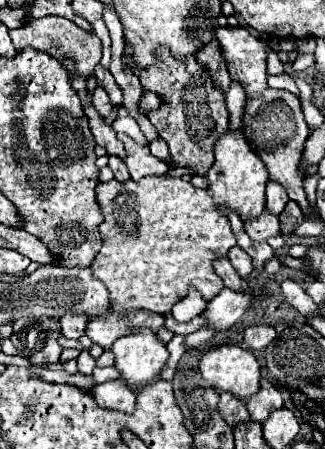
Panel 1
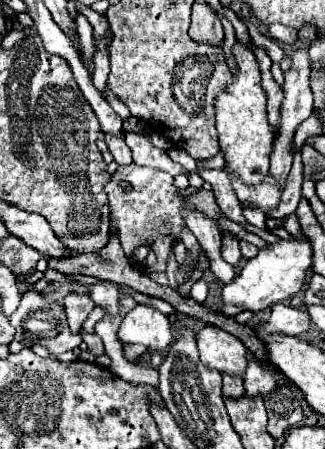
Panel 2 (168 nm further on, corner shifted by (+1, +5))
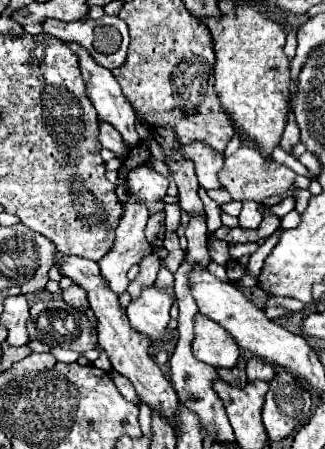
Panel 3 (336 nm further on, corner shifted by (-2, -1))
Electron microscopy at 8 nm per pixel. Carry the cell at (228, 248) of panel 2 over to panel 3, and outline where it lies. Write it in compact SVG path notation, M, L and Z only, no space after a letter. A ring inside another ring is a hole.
M210 240L208 242L208 250L210 250L212 262L228 264L228 242L224 242L224 240Z

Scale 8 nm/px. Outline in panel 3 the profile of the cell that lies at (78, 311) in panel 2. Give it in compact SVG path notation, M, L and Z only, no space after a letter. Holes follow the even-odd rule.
M72 284L70 288L62 290L62 298L66 300L66 304L78 308L78 310L88 310L88 296L86 296L86 290L80 288L78 284Z

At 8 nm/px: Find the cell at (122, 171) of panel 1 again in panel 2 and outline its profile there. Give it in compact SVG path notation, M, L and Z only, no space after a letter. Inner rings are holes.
M105 136L105 142L107 142L109 152L113 154L113 158L115 158L117 164L127 166L127 164L133 162L133 160L131 160L131 150L129 150L129 146L125 144L123 136Z

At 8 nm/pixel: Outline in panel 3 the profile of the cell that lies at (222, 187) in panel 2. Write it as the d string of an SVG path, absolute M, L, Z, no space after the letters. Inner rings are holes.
M192 142L188 148L180 148L184 156L194 160L196 164L196 176L202 188L220 188L218 182L218 172L224 166L224 154L214 152L208 144L204 142Z

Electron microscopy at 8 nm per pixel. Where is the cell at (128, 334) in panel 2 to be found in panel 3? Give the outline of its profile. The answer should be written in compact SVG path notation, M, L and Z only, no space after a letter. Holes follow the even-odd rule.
M154 284L146 286L142 294L126 308L128 320L138 332L148 336L150 340L162 338L166 334L166 324L170 322L168 312L172 304L174 298L168 292L158 290Z

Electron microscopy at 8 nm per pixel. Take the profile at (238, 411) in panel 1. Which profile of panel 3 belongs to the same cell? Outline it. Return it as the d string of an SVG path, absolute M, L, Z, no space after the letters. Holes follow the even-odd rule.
M244 356L236 362L236 366L234 368L218 368L218 376L222 378L222 380L226 380L228 384L232 384L232 386L244 386L248 380L246 380L246 360L244 360Z

